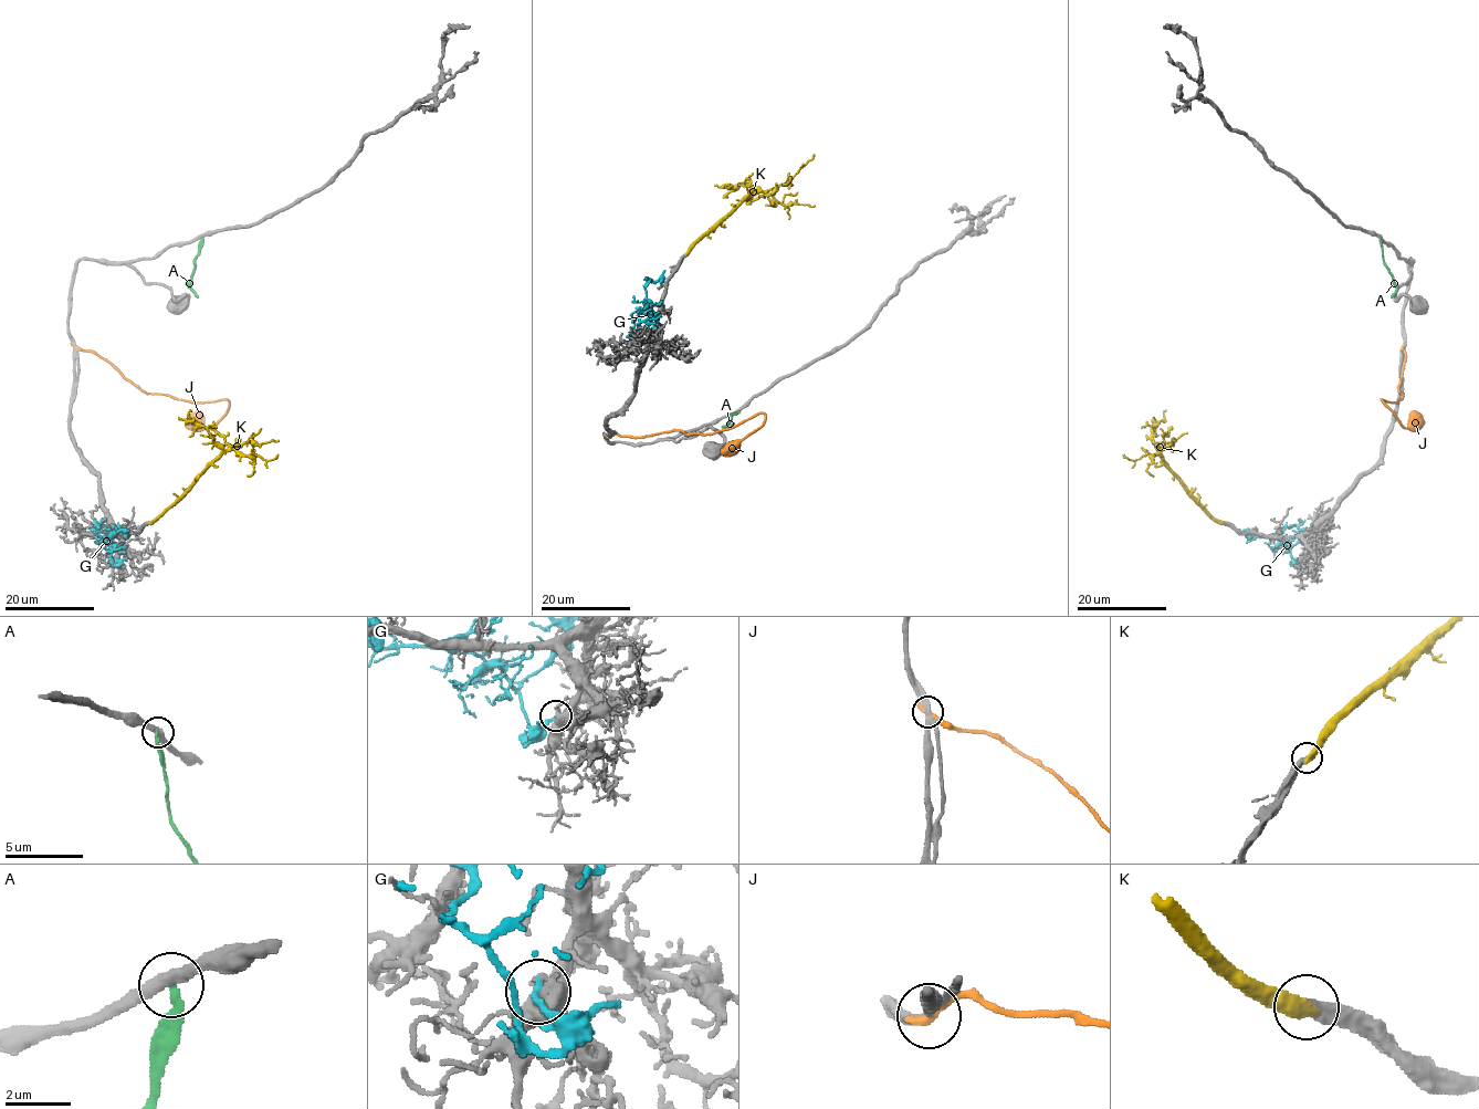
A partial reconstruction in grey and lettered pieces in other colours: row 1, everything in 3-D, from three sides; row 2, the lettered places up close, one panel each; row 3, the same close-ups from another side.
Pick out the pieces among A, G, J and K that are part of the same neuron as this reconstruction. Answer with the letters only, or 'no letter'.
K

